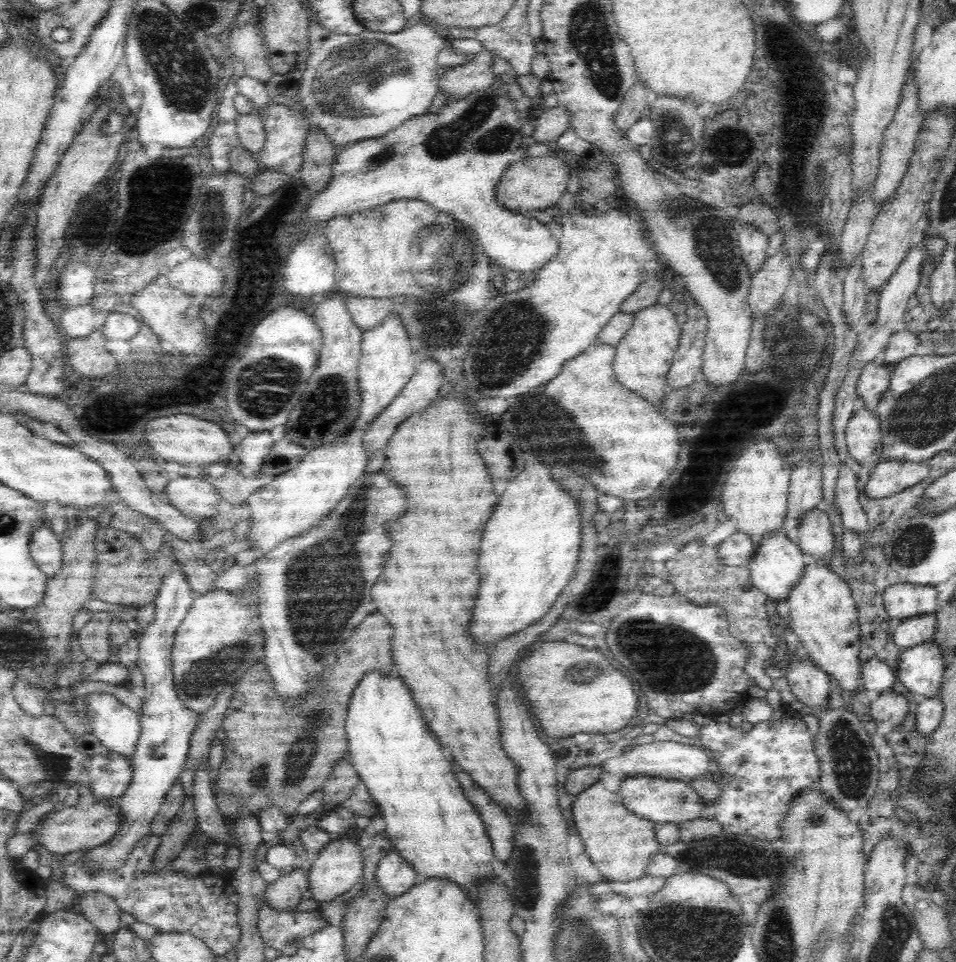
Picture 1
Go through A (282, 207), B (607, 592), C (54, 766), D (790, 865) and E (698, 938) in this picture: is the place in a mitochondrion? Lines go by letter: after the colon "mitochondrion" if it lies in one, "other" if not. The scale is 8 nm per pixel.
A: other
B: other
C: mitochondrion
D: mitochondrion
E: mitochondrion

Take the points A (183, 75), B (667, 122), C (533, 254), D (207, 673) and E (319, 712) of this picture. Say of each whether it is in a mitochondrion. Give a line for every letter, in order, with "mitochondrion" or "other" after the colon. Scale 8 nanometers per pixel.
A: mitochondrion
B: mitochondrion
C: other
D: mitochondrion
E: mitochondrion

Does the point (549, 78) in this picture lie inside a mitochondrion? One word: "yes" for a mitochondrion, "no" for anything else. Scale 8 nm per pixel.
no

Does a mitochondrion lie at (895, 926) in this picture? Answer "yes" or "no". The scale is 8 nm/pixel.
yes

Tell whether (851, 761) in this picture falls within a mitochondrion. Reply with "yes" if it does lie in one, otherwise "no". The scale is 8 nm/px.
yes

